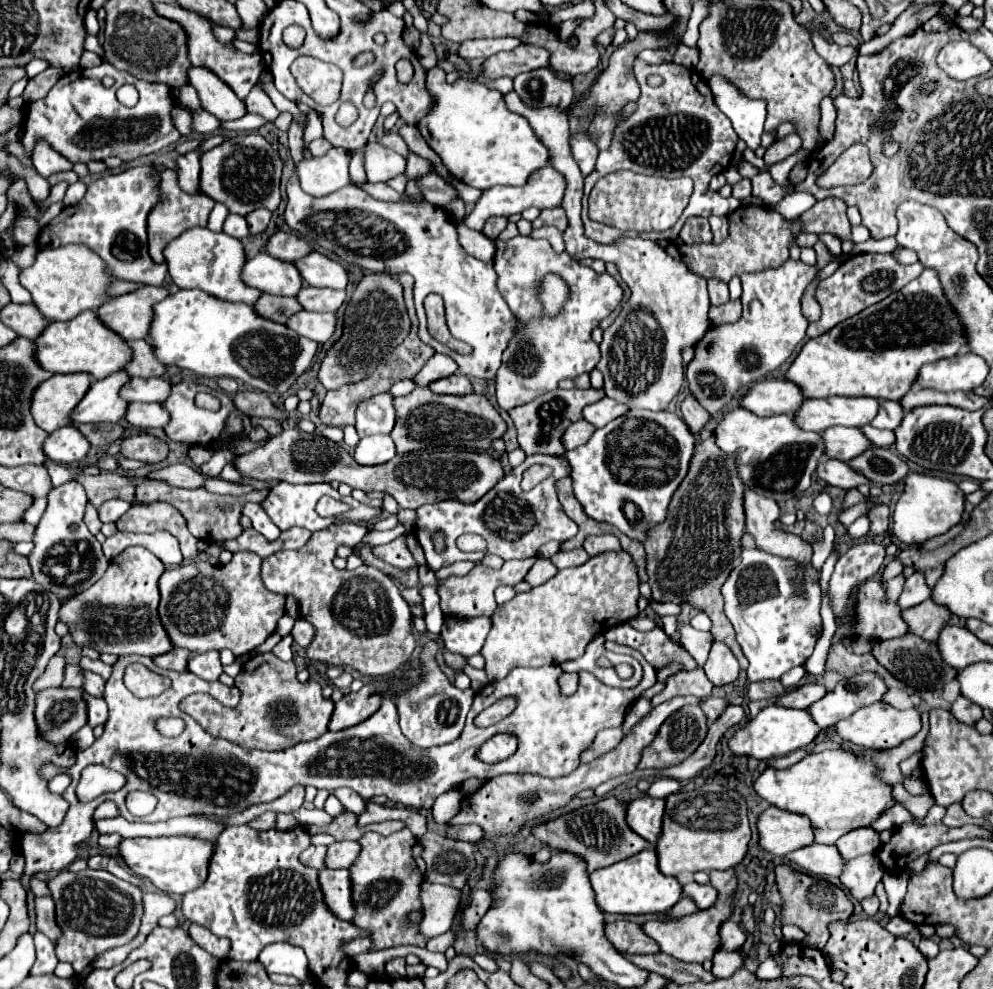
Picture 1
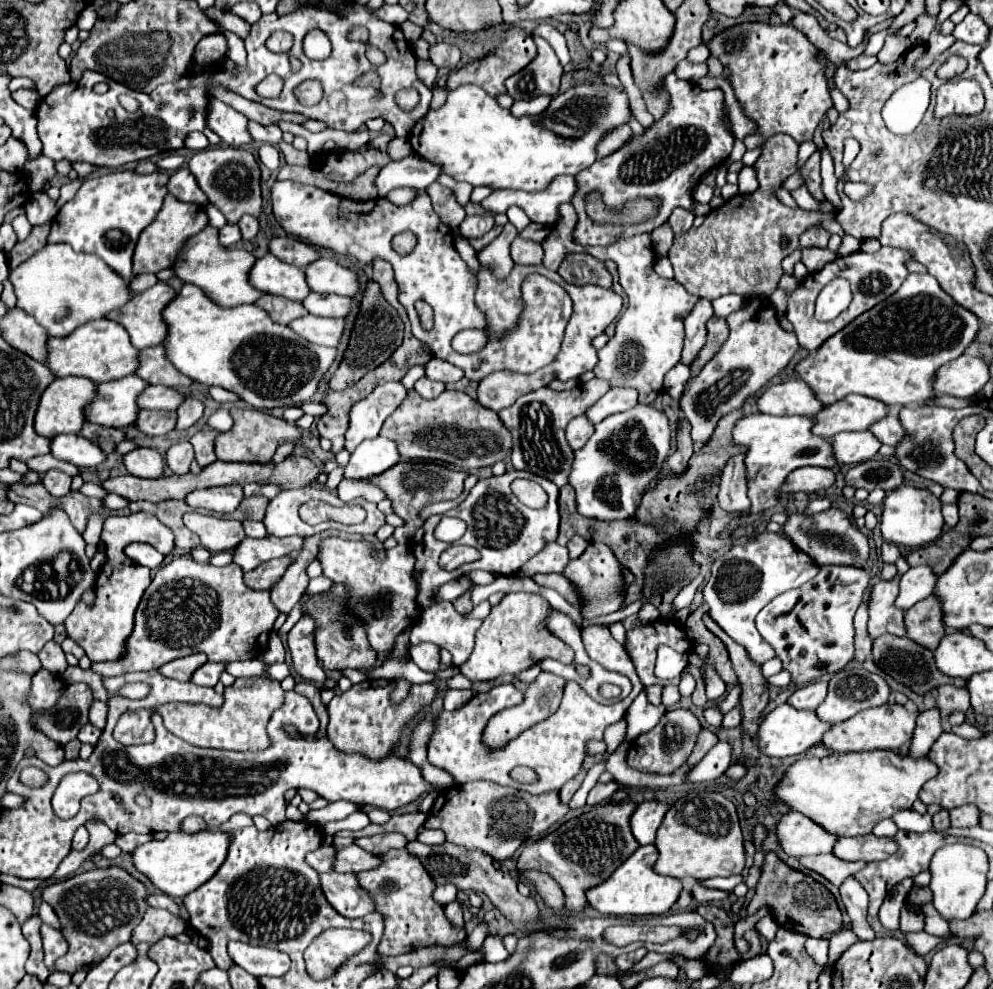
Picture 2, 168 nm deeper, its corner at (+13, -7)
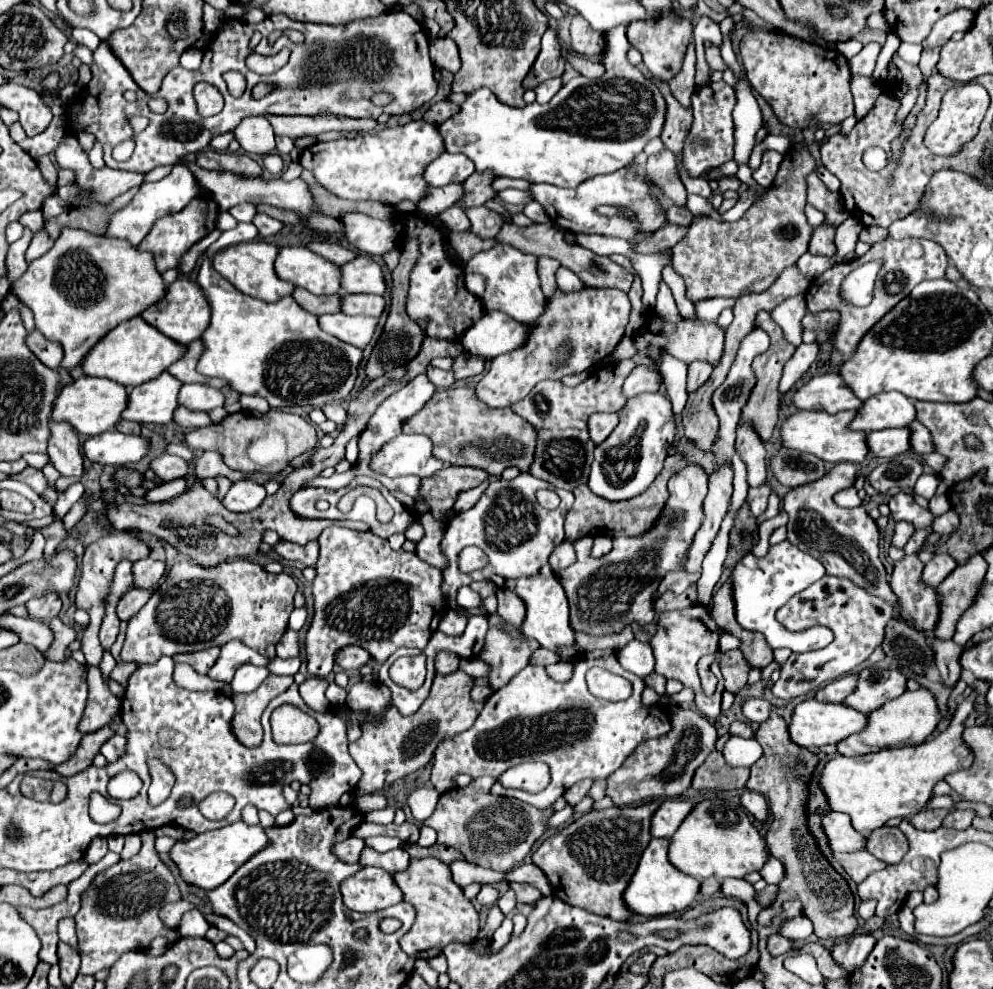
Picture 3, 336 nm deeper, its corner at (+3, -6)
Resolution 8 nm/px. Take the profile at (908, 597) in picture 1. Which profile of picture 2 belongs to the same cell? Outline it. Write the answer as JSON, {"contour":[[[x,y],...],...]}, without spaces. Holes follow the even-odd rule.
{"contour":[[[911,567],[899,581],[899,595],[895,605],[899,609],[909,609],[915,603],[927,599],[933,589],[935,589],[935,573],[931,573],[931,569],[927,567]]]}

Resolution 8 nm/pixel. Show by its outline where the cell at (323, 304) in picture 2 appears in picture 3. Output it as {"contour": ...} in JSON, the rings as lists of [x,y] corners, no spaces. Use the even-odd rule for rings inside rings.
{"contour":[[[347,294],[343,312],[345,314],[363,314],[363,316],[375,316],[379,318],[385,310],[385,298],[377,294]]]}

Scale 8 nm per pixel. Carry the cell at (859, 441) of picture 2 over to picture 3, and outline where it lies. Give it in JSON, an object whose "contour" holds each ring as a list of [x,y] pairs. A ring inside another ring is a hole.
{"contour":[[[893,428],[885,432],[867,434],[867,444],[871,454],[895,458],[911,450],[911,430],[909,428]]]}

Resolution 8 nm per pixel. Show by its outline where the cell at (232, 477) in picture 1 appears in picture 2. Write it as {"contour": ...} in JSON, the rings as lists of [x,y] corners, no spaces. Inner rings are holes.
{"contour":[[[227,485],[227,487],[209,487],[209,489],[195,489],[185,497],[185,503],[193,509],[217,511],[217,513],[231,513],[243,501],[243,487],[241,485]]]}

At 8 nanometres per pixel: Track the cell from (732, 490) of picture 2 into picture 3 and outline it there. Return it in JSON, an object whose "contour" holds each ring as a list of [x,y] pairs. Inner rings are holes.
{"contour":[[[739,422],[737,424],[737,450],[747,464],[747,482],[749,486],[761,486],[767,478],[767,464],[765,464],[765,446],[755,432],[753,424]]]}

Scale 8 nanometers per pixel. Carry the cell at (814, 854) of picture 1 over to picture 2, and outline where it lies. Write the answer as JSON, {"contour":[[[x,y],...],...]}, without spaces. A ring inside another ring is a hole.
{"contour":[[[832,853],[801,857],[799,861],[801,861],[801,865],[803,865],[805,869],[811,869],[811,871],[823,875],[827,881],[831,881],[831,883],[837,885],[837,887],[839,887],[849,875],[857,873],[859,869],[863,869],[863,861],[847,863],[847,861],[837,859]]]}

